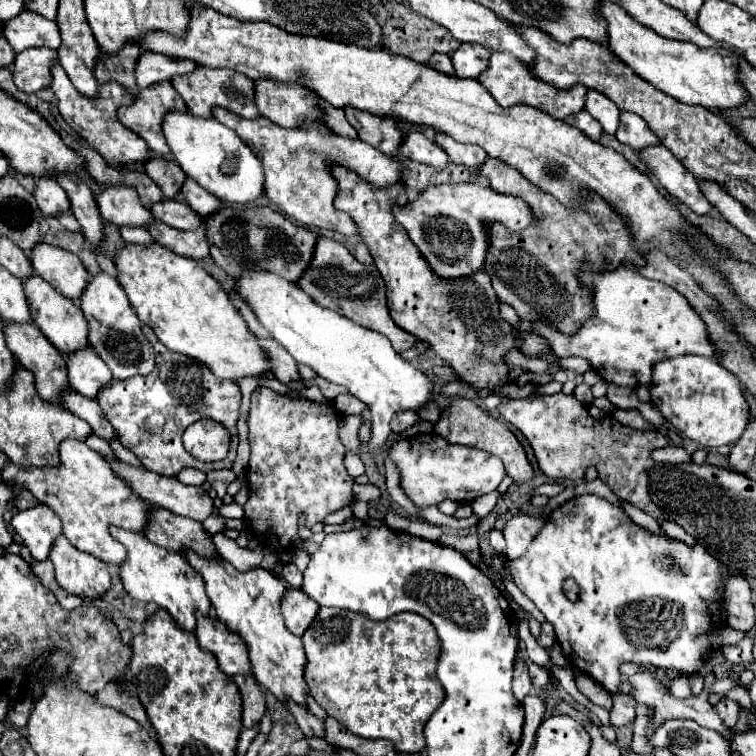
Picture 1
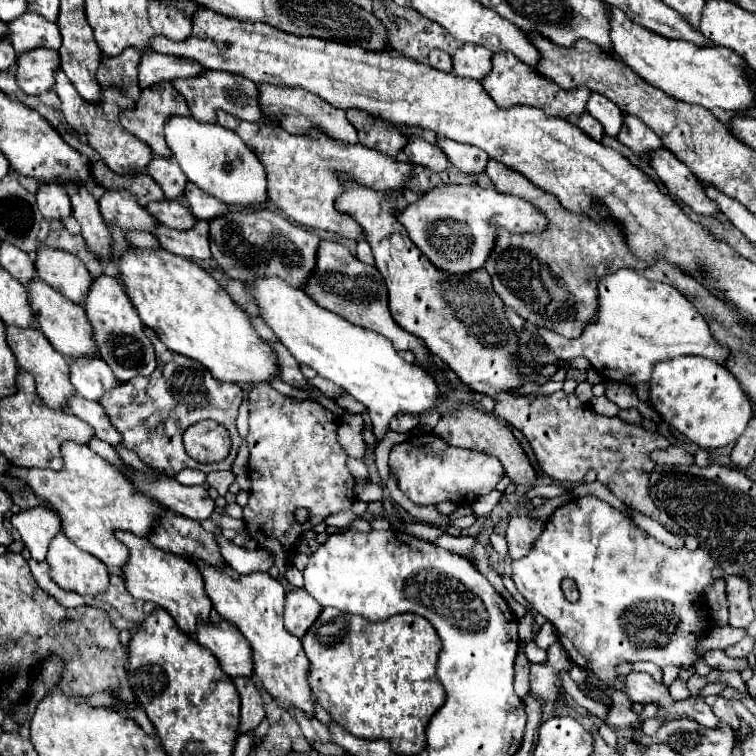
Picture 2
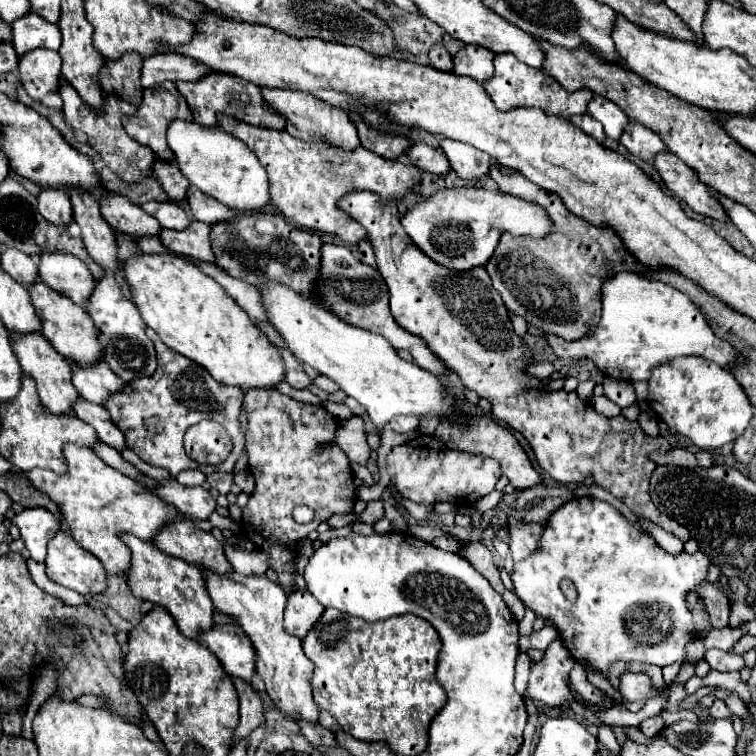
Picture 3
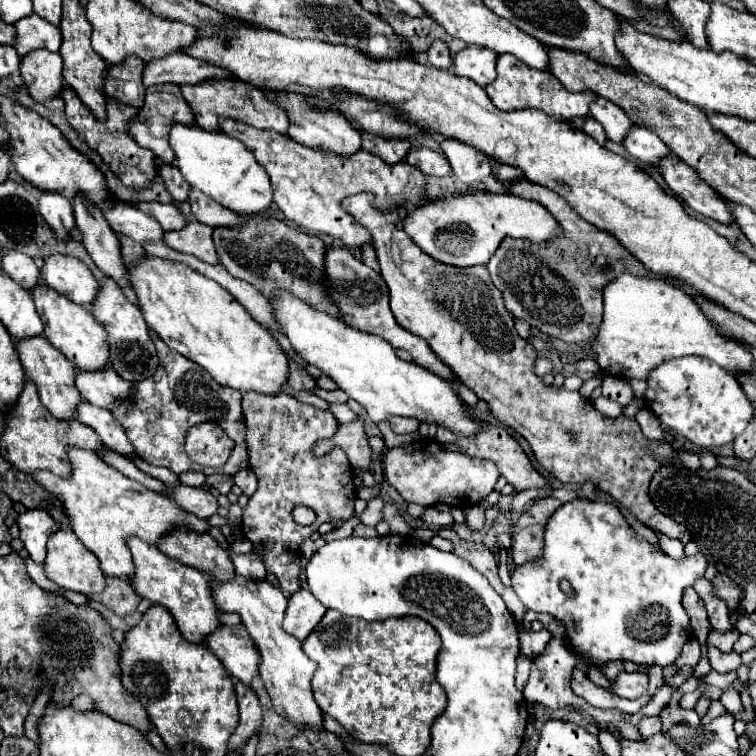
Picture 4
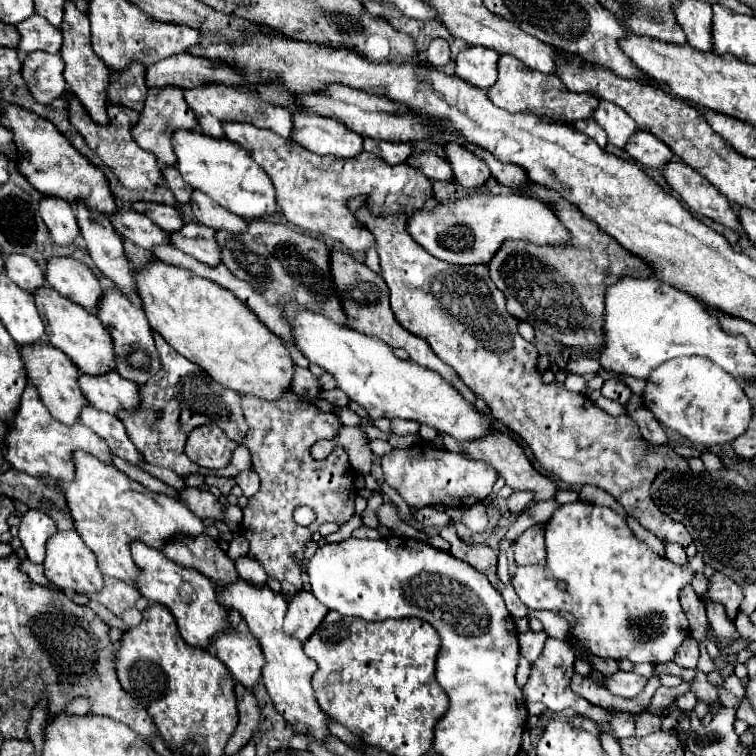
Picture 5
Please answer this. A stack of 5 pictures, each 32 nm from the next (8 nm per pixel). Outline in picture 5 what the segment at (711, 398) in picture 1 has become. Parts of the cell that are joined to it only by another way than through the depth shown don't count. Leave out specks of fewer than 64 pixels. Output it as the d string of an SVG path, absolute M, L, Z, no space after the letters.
M700 356L672 358L654 368L646 380L642 400L644 408L648 408L660 424L706 448L736 440L752 418L752 404L746 398L742 384L712 360Z

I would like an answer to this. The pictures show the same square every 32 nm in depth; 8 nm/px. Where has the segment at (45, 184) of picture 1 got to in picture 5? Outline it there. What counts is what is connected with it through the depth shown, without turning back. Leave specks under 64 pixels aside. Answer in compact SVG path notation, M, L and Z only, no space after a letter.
M42 196L40 216L50 230L50 238L54 244L68 246L78 238L80 228L76 224L74 210L66 200L60 200L56 196Z

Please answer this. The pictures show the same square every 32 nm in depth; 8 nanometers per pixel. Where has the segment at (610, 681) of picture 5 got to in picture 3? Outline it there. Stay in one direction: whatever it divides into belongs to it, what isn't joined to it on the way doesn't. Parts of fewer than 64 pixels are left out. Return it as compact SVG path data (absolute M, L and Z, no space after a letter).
M626 672L620 676L620 694L626 700L652 700L662 694L664 688L654 688L648 674Z

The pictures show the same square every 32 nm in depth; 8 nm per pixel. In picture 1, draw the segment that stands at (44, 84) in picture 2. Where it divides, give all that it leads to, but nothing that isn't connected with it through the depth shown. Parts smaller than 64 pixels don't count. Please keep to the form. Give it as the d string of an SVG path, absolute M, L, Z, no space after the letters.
M26 48L24 52L16 54L12 68L12 80L16 88L20 88L26 94L46 88L52 82L50 68L54 60L56 60L56 50L48 48Z

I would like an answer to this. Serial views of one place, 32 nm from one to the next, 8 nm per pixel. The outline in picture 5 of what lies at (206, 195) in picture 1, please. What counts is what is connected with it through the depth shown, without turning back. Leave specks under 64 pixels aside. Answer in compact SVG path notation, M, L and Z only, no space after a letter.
M192 192L192 212L196 216L198 222L214 228L214 230L228 230L228 232L234 232L234 234L240 234L246 230L246 220L220 208L220 204L216 204L212 198L204 196L202 192Z

